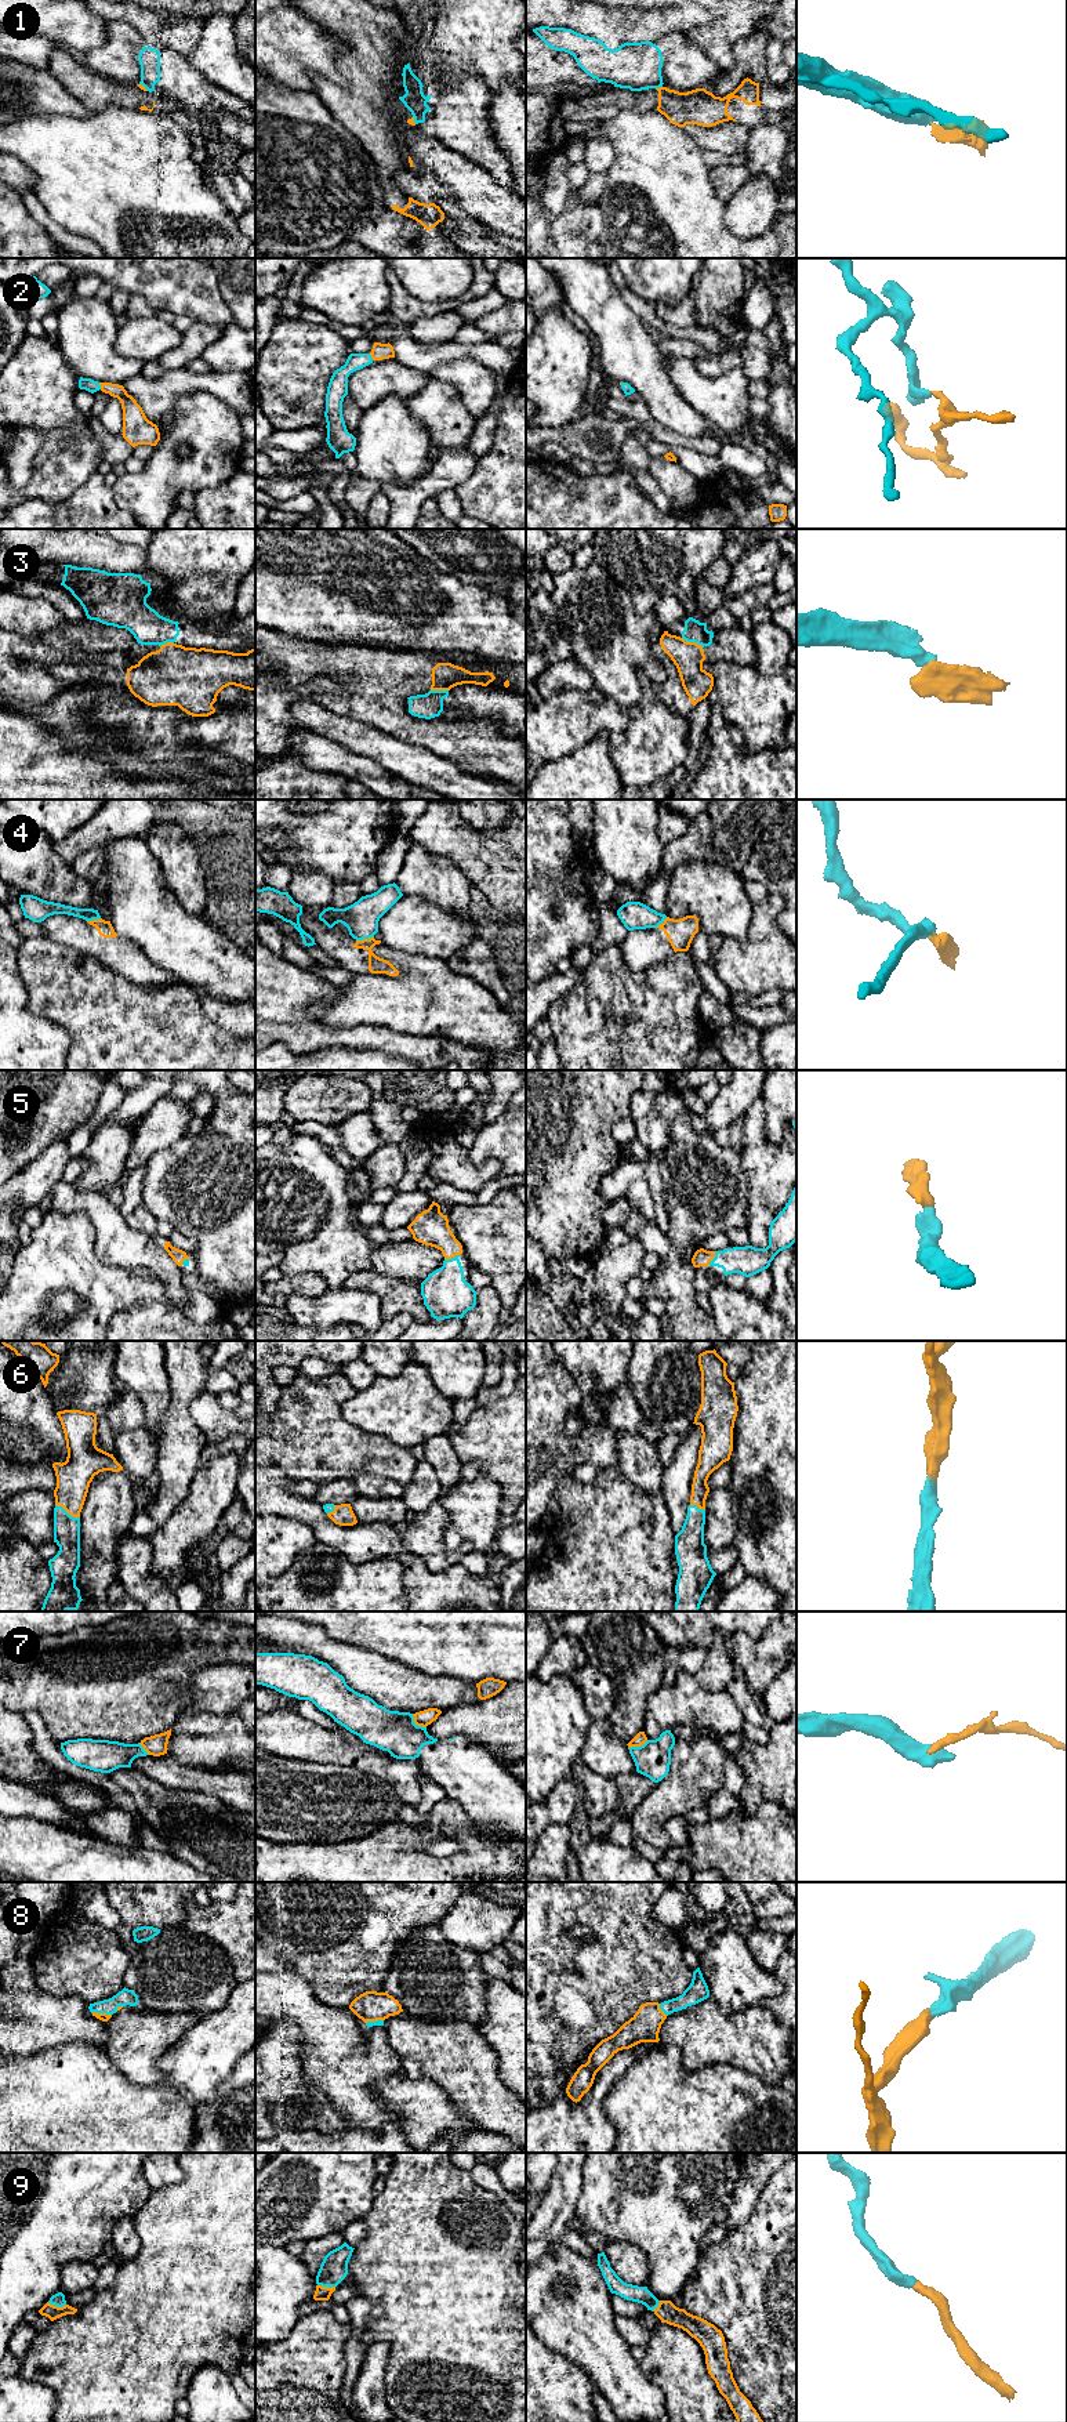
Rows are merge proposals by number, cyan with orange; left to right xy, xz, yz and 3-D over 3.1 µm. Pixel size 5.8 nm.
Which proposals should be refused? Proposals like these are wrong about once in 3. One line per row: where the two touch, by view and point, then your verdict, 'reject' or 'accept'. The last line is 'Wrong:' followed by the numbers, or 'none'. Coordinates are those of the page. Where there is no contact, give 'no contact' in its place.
1: meets cyan in yz at (659, 87); reject
2: meets cyan in xy at (100, 385); accept
3: meets cyan in yz at (693, 641); reject
4: meets cyan in xz at (365, 938); reject
5: meets cyan in xz at (452, 1258); accept
6: meets cyan in xy at (66, 1512); accept
7: meets cyan in xz at (414, 1723); reject
8: meets cyan in xy at (101, 2012); accept
9: meets cyan in xy at (57, 2305); accept
Wrong: 1, 3, 4, 7

